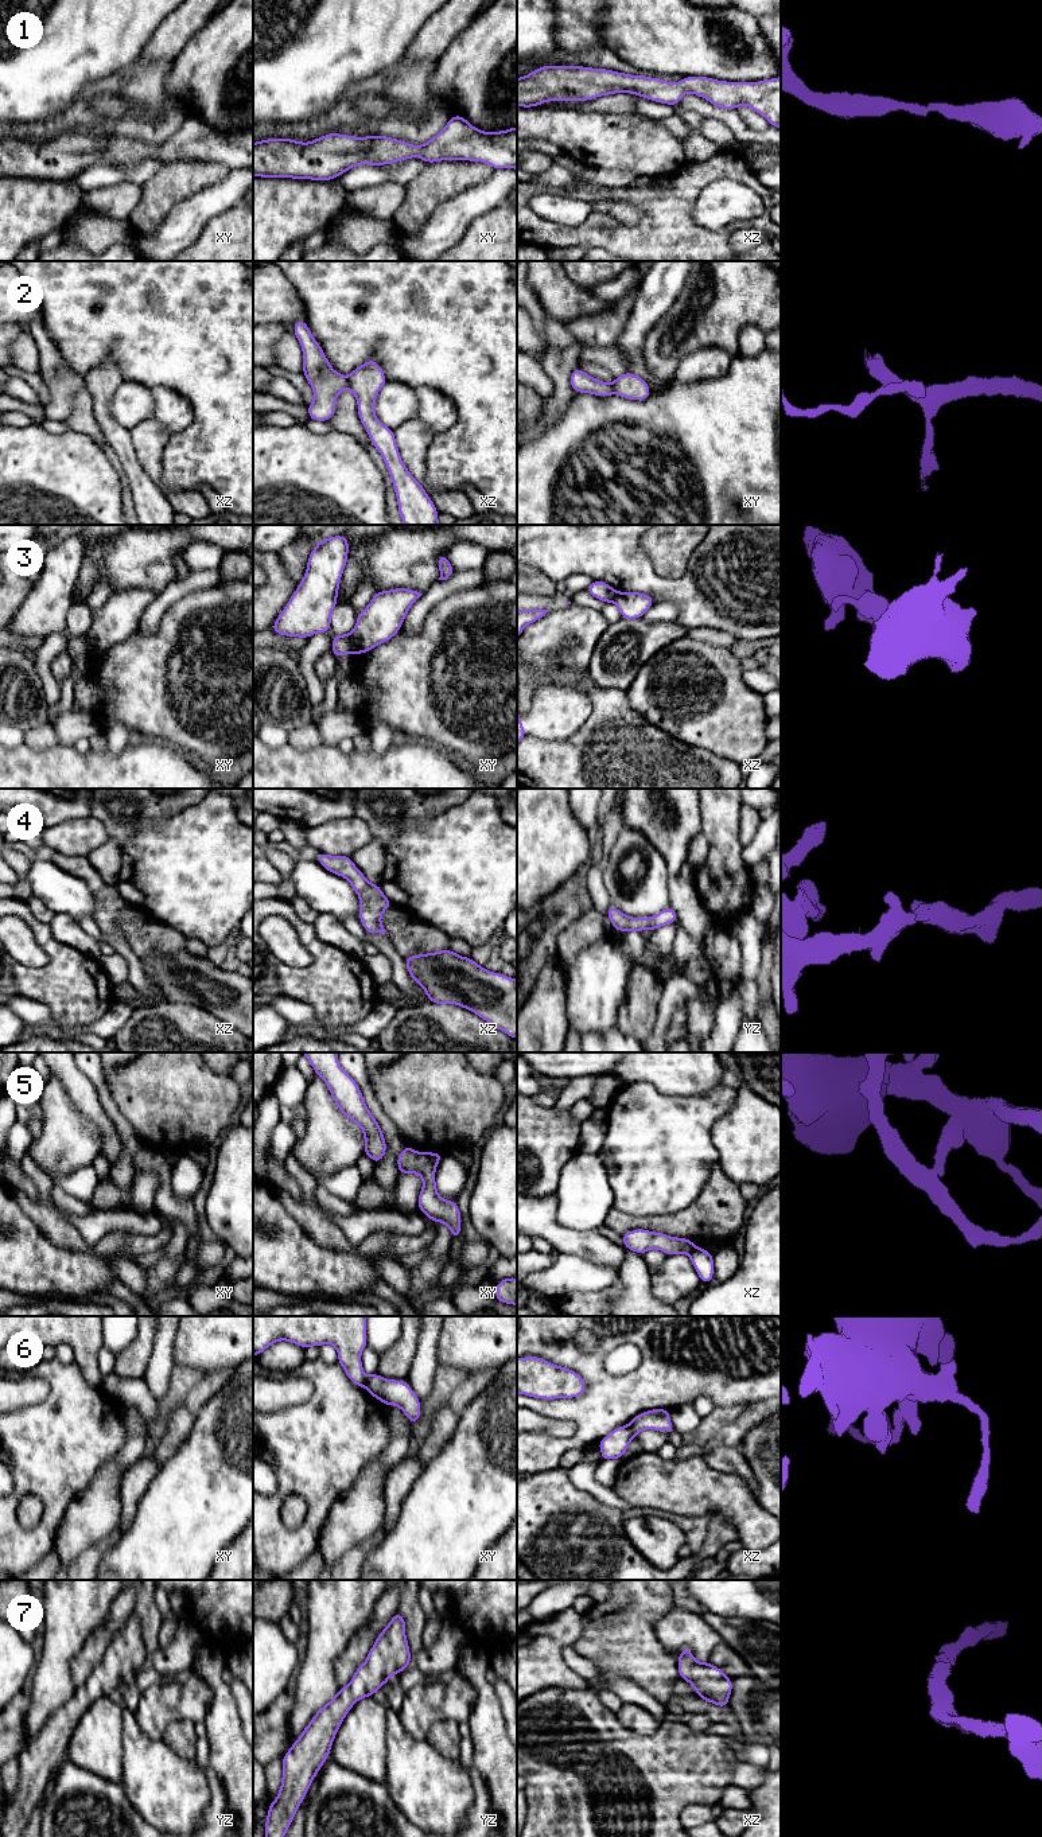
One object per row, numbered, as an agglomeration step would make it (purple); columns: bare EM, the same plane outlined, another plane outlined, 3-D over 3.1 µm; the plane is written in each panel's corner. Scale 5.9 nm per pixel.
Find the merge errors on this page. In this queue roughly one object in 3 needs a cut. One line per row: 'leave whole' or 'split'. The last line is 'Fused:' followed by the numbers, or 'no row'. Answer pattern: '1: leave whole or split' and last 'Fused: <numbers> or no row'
1: leave whole
2: split
3: split
4: leave whole
5: split
6: split
7: leave whole
Fused: 2, 3, 5, 6

